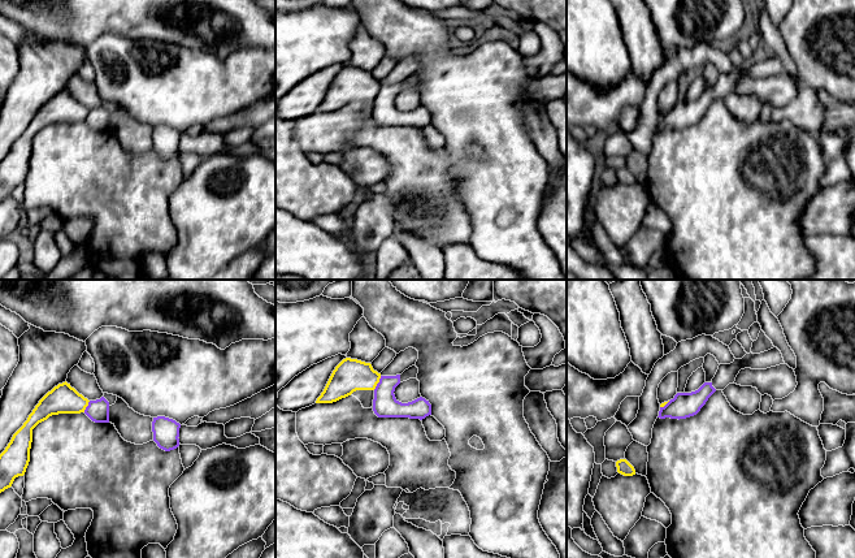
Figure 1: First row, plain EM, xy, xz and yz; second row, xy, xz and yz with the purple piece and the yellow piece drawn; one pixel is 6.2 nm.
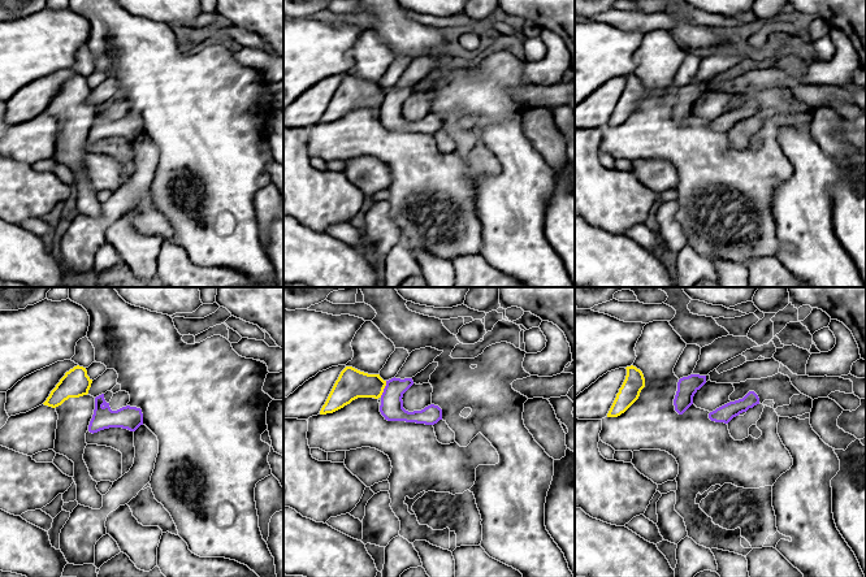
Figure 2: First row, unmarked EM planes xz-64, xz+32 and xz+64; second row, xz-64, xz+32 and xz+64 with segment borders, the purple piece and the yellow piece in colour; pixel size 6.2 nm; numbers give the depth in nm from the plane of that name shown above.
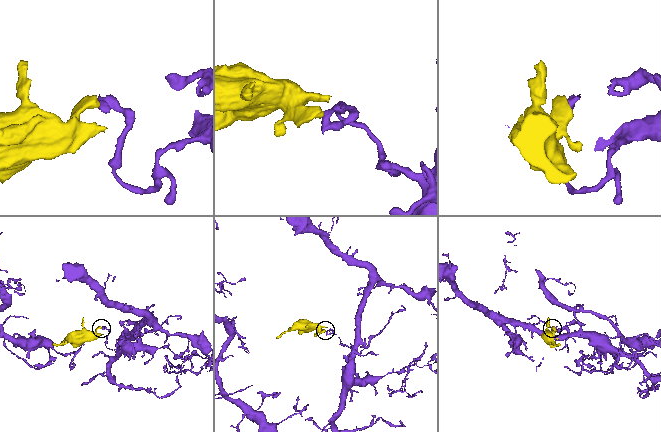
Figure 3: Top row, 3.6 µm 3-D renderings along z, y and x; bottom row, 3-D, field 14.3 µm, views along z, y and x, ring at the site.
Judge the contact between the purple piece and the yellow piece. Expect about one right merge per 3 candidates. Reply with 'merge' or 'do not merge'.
do not merge

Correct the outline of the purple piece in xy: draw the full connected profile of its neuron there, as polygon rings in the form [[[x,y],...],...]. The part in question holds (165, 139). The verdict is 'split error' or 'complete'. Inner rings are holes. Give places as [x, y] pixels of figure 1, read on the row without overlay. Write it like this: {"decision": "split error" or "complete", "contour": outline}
{"decision": "complete", "contour": [[[165,125],[153,126],[152,140],[153,150],[165,160],[174,159],[179,155],[181,133]]]}

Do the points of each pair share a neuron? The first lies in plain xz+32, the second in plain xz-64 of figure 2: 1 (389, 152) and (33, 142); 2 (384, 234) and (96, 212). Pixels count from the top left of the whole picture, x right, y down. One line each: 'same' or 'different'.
1: same
2: different

